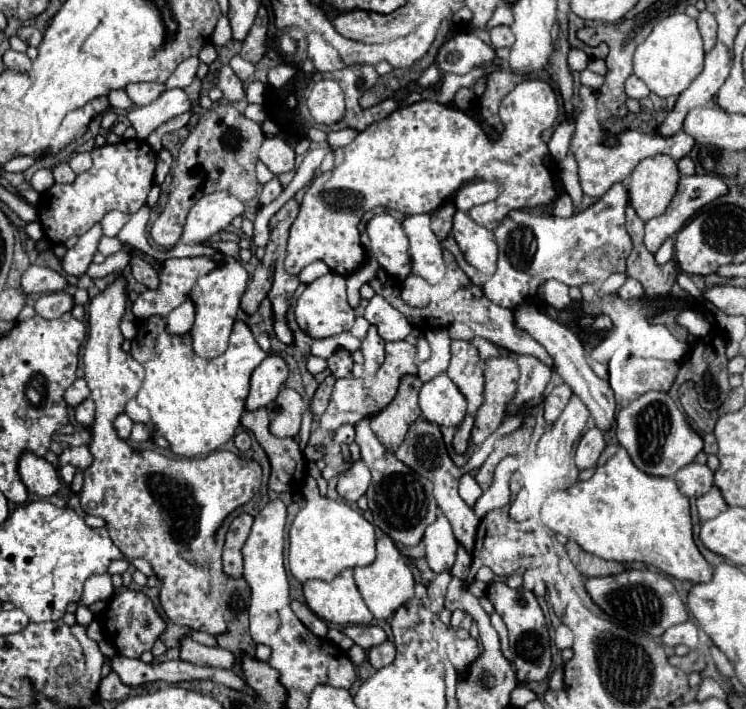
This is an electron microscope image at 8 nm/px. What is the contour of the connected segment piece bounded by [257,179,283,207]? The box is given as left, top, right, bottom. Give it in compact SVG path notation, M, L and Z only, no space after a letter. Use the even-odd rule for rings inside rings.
M271 179L271 181L263 187L263 191L259 193L259 201L257 201L257 205L261 207L261 205L271 203L275 197L279 197L279 193L281 193L281 191L283 191L283 189L281 189L279 181L277 181L277 179Z

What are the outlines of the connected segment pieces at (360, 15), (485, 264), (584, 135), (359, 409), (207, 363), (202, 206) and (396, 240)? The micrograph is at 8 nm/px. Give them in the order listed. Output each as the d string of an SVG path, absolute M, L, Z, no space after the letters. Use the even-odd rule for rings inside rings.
M327 5L325 9L335 29L343 37L363 43L389 43L397 37L409 35L415 29L415 25L421 23L421 15L409 5L389 15L377 15L369 11L351 11L351 13L335 15Z
M457 211L453 219L453 237L465 259L489 279L497 269L497 241L493 231L477 225L467 211Z
M581 87L579 89L579 101L577 101L577 127L575 133L571 137L571 153L577 161L579 167L579 181L581 181L581 189L585 195L589 197L601 197L613 183L623 181L629 177L629 173L637 167L637 163L645 157L653 157L659 153L665 153L669 157L673 157L675 161L687 157L695 145L695 139L691 135L687 135L685 131L679 131L677 135L671 137L659 137L659 135L645 135L639 131L625 131L617 143L613 145L605 145L603 137L605 131L601 127L601 123L597 121L597 91L599 89L591 89L591 87Z
M397 341L397 343L387 343L385 345L385 363L379 367L379 371L371 377L371 385L365 385L363 379L355 379L355 377L347 377L347 379L339 379L333 387L333 395L329 401L327 411L321 415L319 419L319 429L323 429L327 435L333 435L343 423L359 423L361 419L369 419L373 415L377 415L379 411L383 411L393 397L397 395L399 383L405 375L417 375L417 363L415 363L415 355L417 349L415 345L411 345L409 341Z
M159 315L135 323L137 335L131 341L131 355L145 369L143 387L135 399L141 407L149 409L155 431L165 437L171 451L181 457L207 455L223 447L239 427L251 373L265 357L269 357L269 353L259 347L243 321L235 321L227 351L213 359L195 355L191 333L171 335L165 319Z
M227 191L205 195L189 211L181 243L191 243L191 245L203 243L211 235L229 227L231 221L241 213L243 213L243 203L235 195Z
M389 213L375 215L367 223L367 235L371 239L371 253L379 265L397 281L405 281L411 275L413 259L409 255L409 239L401 223Z

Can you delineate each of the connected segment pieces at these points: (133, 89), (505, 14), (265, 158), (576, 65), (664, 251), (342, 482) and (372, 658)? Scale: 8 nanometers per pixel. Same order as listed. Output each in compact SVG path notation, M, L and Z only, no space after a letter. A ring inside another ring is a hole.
M129 83L125 87L125 93L135 105L149 105L153 99L157 99L165 91L165 85L161 83Z
M499 5L495 15L489 19L487 27L497 27L497 25L511 25L513 23L513 13L509 11L507 5Z
M275 137L275 139L265 139L261 151L259 151L259 159L269 167L271 173L281 175L287 171L293 171L295 167L295 151L291 145L287 145L283 139Z
M571 49L569 51L569 67L571 69L583 71L583 69L587 69L587 63L589 63L589 57L581 49Z
M667 239L661 247L659 247L659 251L655 253L655 263L657 265L665 265L667 261L671 261L673 259L673 239Z
M357 461L357 463L353 463L353 467L349 471L339 475L337 493L347 503L355 503L361 495L365 495L369 483L371 483L371 471L365 467L363 461Z
M385 641L385 643L369 649L369 663L375 669L381 669L381 667L389 665L393 661L393 657L395 657L395 645L391 641Z

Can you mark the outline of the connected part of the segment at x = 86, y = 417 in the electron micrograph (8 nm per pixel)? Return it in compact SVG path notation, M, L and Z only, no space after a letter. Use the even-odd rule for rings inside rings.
M85 399L83 403L79 403L75 407L75 419L85 427L89 427L93 423L93 419L95 419L95 403L93 403L93 399Z

